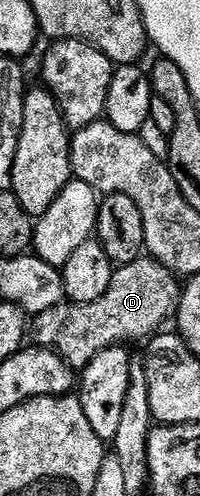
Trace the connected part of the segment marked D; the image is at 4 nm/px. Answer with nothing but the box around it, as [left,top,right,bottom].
[38,257,181,372]

